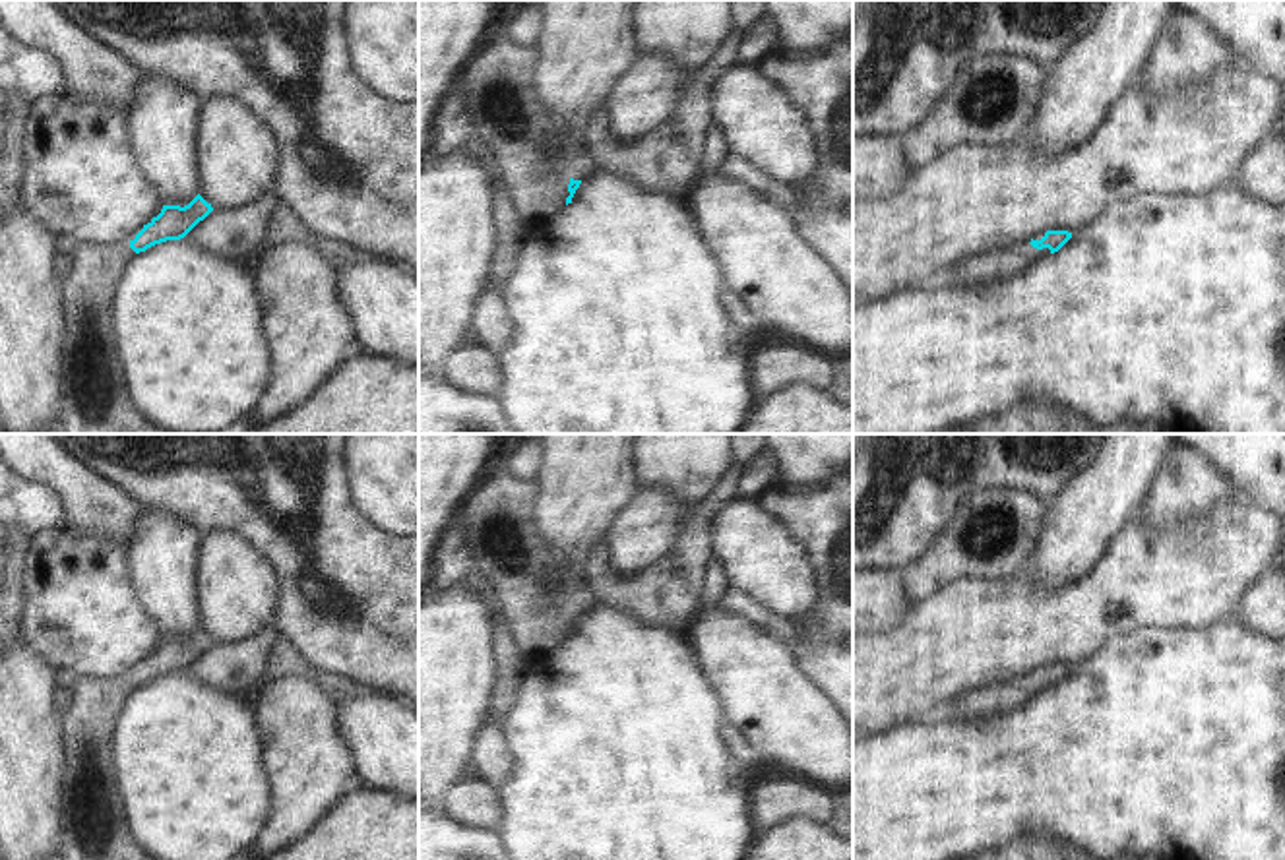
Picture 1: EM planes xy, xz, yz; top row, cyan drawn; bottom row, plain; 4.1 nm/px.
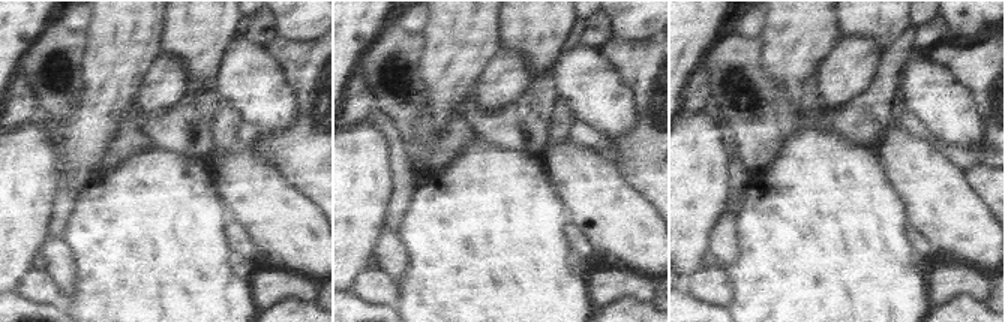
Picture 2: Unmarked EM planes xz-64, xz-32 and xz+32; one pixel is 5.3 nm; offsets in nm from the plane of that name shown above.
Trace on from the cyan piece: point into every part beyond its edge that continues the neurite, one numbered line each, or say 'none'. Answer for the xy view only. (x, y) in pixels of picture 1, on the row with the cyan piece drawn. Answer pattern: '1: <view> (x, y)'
1: xy (95, 398)

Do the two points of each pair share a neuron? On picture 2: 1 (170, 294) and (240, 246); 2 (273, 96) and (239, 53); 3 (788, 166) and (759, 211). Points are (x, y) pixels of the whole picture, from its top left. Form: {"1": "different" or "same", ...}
{"1": "different", "2": "same", "3": "same"}

